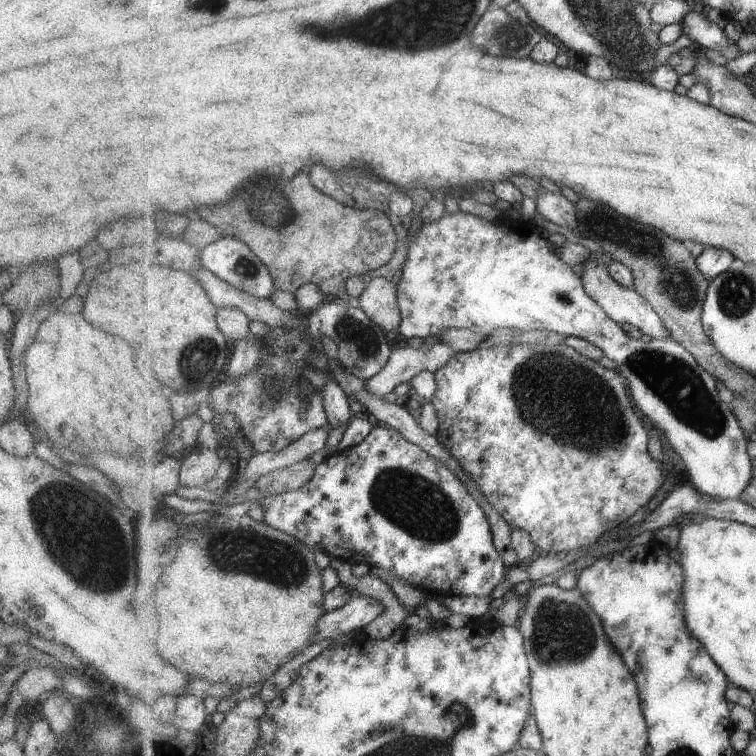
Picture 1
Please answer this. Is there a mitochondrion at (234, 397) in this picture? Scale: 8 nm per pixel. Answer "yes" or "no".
yes

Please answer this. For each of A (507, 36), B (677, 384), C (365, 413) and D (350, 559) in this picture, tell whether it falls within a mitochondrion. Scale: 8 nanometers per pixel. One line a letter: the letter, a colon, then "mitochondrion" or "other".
A: mitochondrion
B: mitochondrion
C: other
D: other

